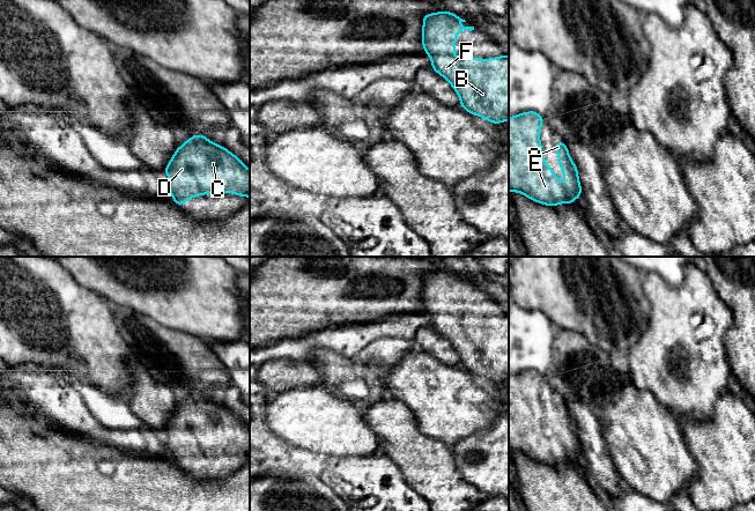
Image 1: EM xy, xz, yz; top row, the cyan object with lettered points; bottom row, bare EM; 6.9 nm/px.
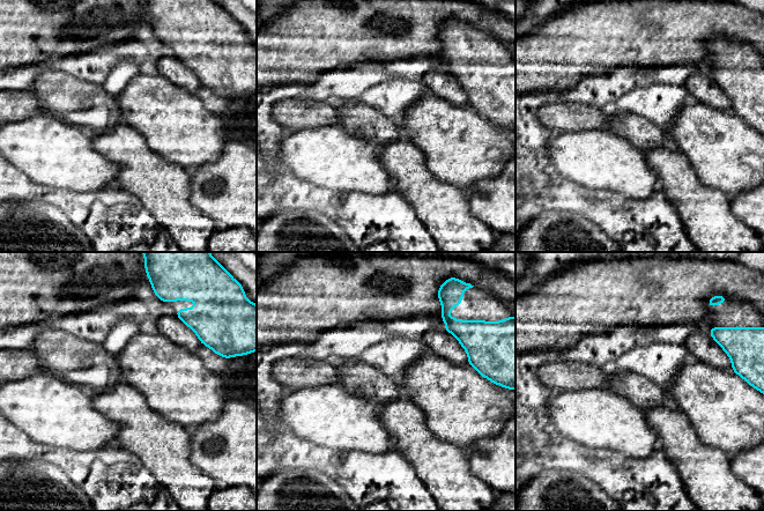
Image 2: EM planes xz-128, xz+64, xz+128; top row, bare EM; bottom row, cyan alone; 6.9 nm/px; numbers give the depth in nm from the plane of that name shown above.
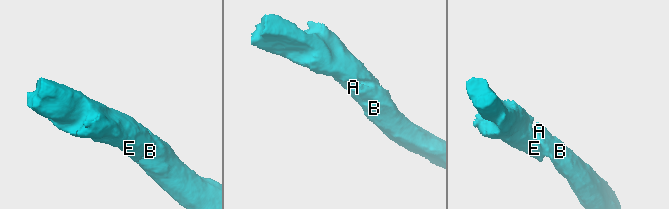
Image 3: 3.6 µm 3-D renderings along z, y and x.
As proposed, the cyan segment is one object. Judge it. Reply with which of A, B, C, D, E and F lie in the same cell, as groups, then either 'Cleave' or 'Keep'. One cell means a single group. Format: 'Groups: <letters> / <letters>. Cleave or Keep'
Groups: A B C D E F. Keep

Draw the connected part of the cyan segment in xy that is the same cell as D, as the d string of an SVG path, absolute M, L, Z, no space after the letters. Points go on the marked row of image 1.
M194 134L177 147L164 173L170 177L168 188L177 206L201 194L250 197L247 166L227 148L201 134Z

